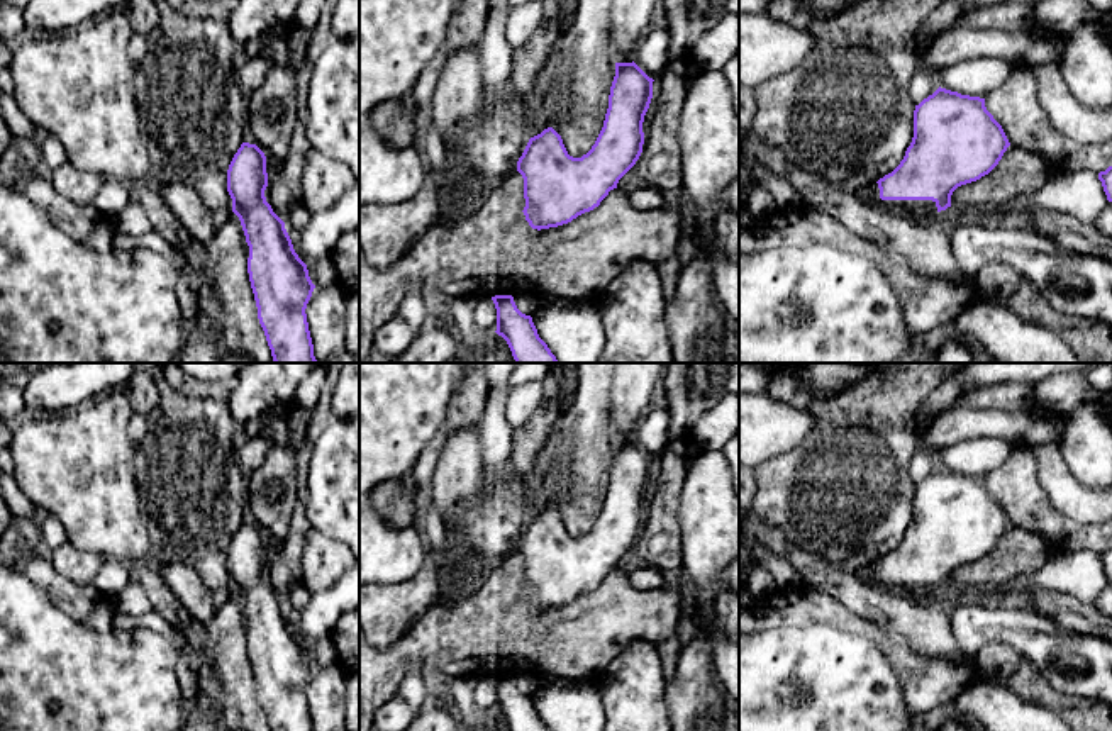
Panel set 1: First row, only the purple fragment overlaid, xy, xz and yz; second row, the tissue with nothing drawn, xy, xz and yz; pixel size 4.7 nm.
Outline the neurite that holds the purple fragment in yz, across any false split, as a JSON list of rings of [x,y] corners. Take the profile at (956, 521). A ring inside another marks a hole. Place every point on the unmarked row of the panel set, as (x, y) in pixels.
[[[937,468],[914,490],[914,517],[900,544],[859,573],[870,583],[926,597],[951,587],[953,572],[988,555],[1010,526],[985,478]]]

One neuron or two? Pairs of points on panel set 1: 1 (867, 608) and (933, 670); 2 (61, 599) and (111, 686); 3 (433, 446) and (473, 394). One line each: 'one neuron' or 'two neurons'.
1: two neurons
2: two neurons
3: one neuron

